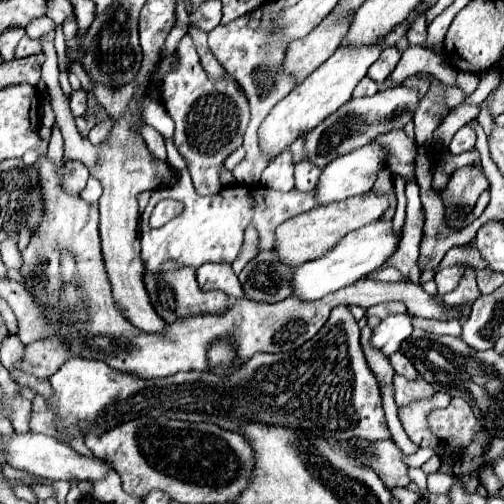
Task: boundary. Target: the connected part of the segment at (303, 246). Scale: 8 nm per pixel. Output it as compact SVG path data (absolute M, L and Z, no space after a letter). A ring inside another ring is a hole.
M370 190L368 194L360 194L356 198L348 198L342 202L332 202L328 206L318 206L304 214L298 214L296 218L288 218L284 224L276 228L278 260L288 266L300 266L304 262L310 262L312 258L320 258L320 254L332 250L332 246L336 246L336 242L340 242L340 238L344 238L348 232L380 220L388 208L388 196Z

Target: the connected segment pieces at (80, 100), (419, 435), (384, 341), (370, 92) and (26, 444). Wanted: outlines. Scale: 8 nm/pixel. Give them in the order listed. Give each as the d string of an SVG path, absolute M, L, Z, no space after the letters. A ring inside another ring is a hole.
M76 90L72 92L72 100L70 100L70 108L74 116L82 116L86 110L86 92L84 90Z
M436 392L432 398L422 398L422 400L410 402L404 408L398 408L398 418L414 444L418 444L420 448L436 446L436 436L432 434L432 430L428 430L428 414L434 408L448 406L450 400L452 398L446 392Z
M408 312L388 316L372 332L372 344L384 354L390 356L400 348L400 342L412 334L412 316Z
M366 76L366 78L356 86L356 90L354 90L354 98L358 98L358 96L374 96L376 90L378 90L376 82L370 80L370 78Z
M12 434L10 438L4 440L4 452L6 452L6 462L14 468L22 468L30 474L42 476L46 480L90 480L98 482L104 480L108 470L112 470L112 464L108 460L98 460L90 456L78 454L70 444L58 442L52 436L46 434Z

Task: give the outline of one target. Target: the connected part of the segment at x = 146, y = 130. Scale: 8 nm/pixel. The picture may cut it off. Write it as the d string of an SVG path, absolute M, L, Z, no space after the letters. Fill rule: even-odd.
M140 124L138 126L142 130L142 138L146 140L148 150L162 162L166 162L166 148L164 148L164 140L160 134L156 134L156 130L152 130L152 126L148 124Z

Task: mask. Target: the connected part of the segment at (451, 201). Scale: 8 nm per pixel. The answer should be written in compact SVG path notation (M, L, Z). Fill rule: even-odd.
M462 166L450 176L450 182L444 190L444 202L448 206L464 206L458 216L464 216L472 210L478 196L488 190L488 178L484 176L482 166Z

